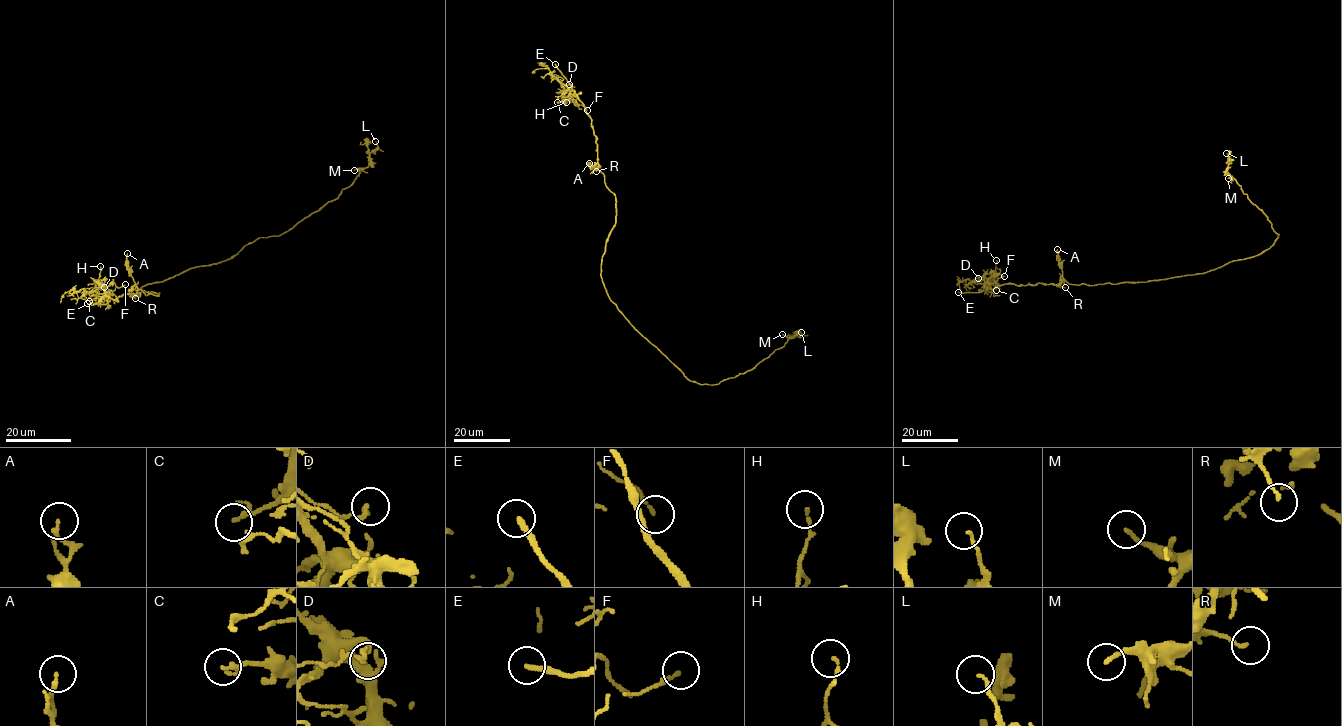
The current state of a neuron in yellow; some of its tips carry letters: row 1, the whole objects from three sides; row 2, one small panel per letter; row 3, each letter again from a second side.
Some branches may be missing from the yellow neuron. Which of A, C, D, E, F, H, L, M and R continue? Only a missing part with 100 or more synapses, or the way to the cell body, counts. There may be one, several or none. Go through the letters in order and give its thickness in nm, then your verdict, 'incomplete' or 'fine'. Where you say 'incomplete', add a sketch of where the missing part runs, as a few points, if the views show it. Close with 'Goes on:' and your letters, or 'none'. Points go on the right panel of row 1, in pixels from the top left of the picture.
A: calibre 110 nm; fine
C: calibre 140 nm; fine
D: calibre 120 nm; fine
E: calibre 220 nm; incomplete; course (958, 292), (932, 302), (901, 283), (900, 275)
F: calibre 150 nm; fine
H: calibre 110 nm; fine
L: calibre 110 nm; fine
M: calibre 140 nm; fine
R: calibre 130 nm; fine
Goes on: E

